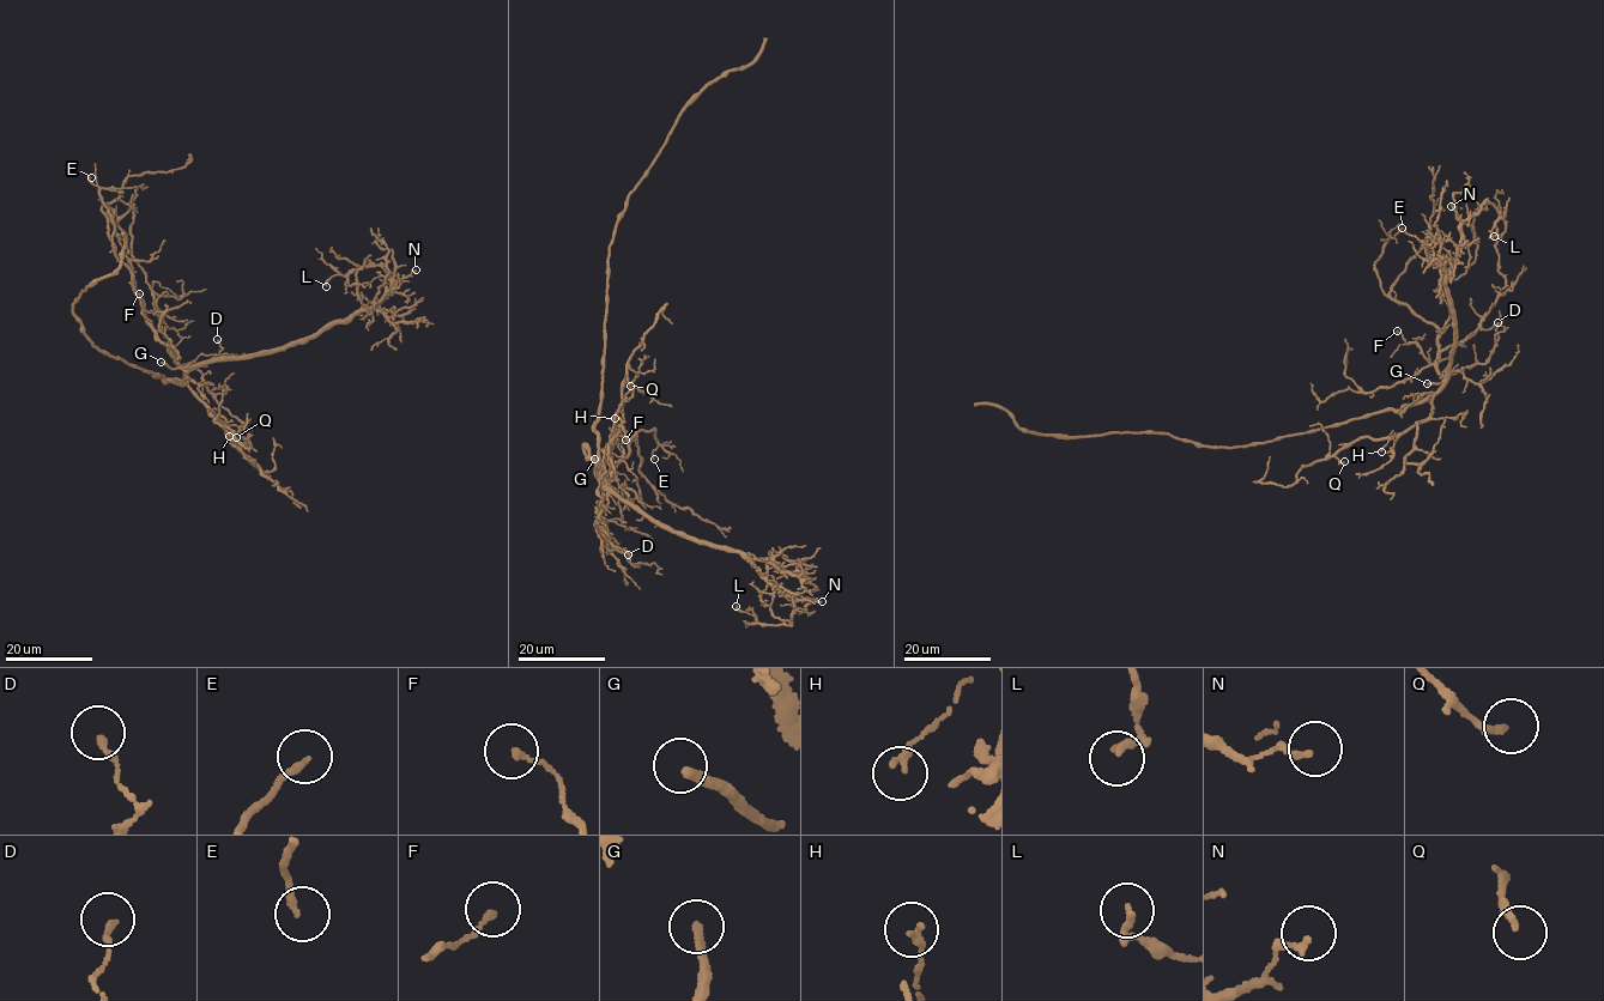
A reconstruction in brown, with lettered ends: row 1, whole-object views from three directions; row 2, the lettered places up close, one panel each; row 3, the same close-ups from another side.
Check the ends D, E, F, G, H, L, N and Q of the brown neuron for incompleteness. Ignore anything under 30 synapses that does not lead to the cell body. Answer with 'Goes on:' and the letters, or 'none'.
Goes on: G

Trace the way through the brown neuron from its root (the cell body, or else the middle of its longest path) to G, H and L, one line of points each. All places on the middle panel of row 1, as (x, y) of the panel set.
G: (599, 408), (595, 429), (600, 483), (595, 475), (594, 459)
H: (599, 408), (595, 425), (598, 469), (609, 447), (615, 418)
L: (599, 408), (597, 467), (603, 484), (675, 531), (737, 552), (796, 601), (786, 625), (764, 625), (736, 606)

